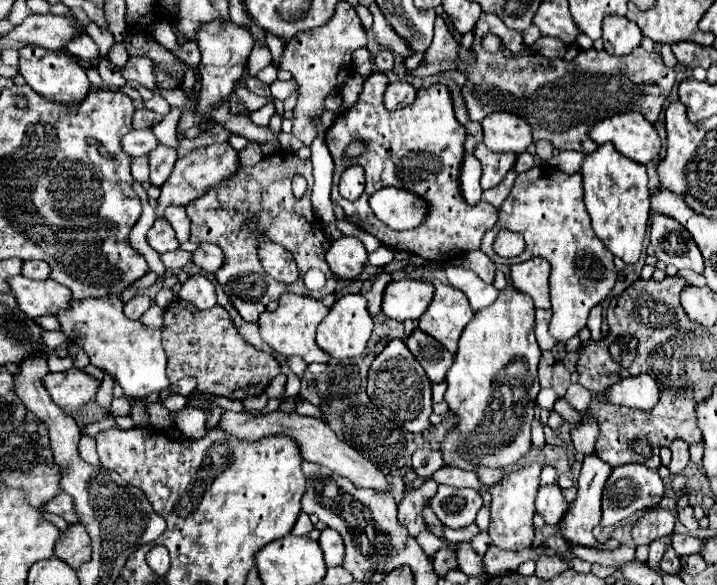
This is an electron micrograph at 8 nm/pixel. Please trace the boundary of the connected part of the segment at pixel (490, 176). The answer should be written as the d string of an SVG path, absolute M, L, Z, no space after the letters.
M478 144L478 148L474 150L474 156L482 162L482 188L484 190L498 186L502 178L506 176L506 172L514 168L514 162L516 162L514 152L498 154L498 152L488 150L484 144Z

